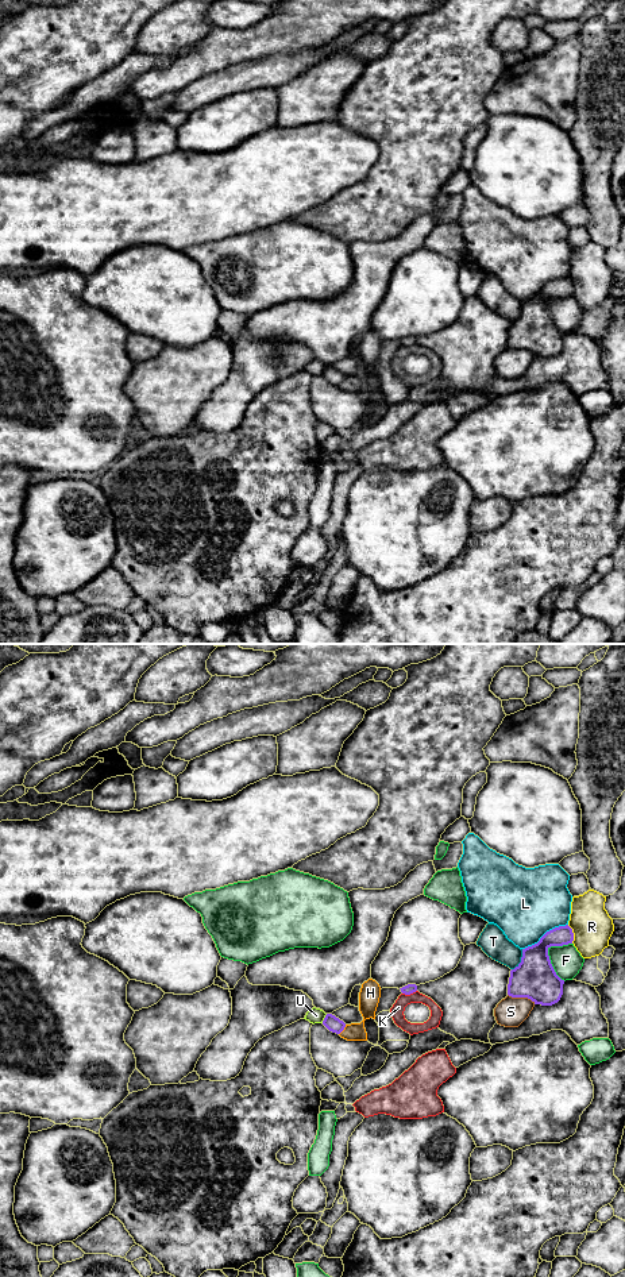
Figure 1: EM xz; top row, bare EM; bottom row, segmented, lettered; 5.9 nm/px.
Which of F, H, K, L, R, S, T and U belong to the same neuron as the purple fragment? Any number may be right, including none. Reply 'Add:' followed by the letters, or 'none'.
Add: none

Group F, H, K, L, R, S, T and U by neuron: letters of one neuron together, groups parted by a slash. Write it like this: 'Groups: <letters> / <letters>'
Groups: F / H / K / L / R / S / T / U

